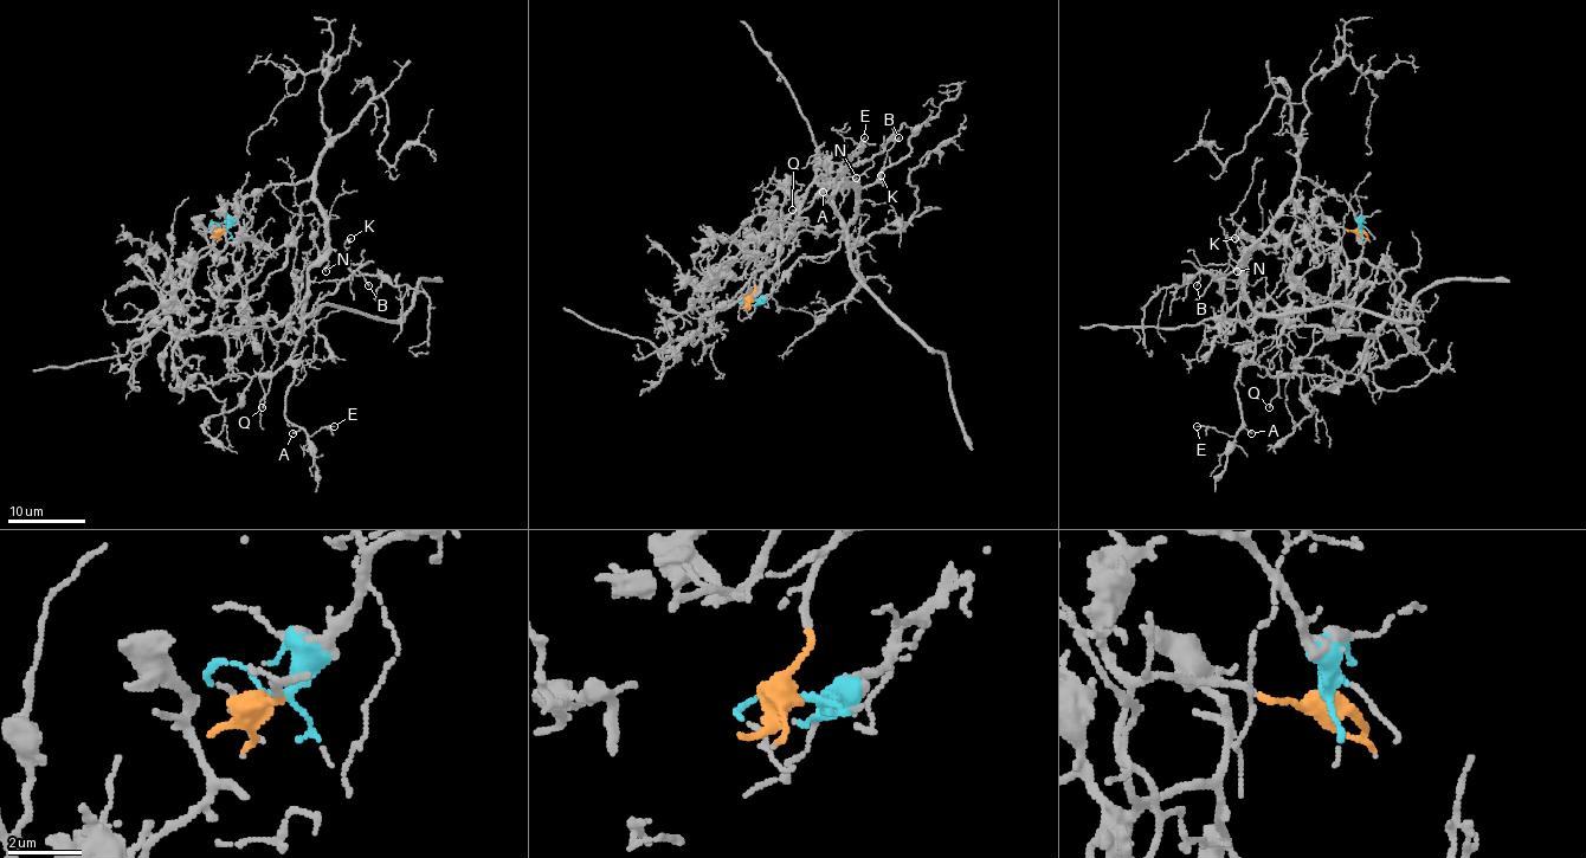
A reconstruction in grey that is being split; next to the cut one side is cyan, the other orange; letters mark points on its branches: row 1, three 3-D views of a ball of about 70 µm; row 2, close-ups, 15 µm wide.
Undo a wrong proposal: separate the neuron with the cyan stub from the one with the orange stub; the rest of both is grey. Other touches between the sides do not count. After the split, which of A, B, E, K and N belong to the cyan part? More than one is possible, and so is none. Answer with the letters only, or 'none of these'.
A, E, K, N

